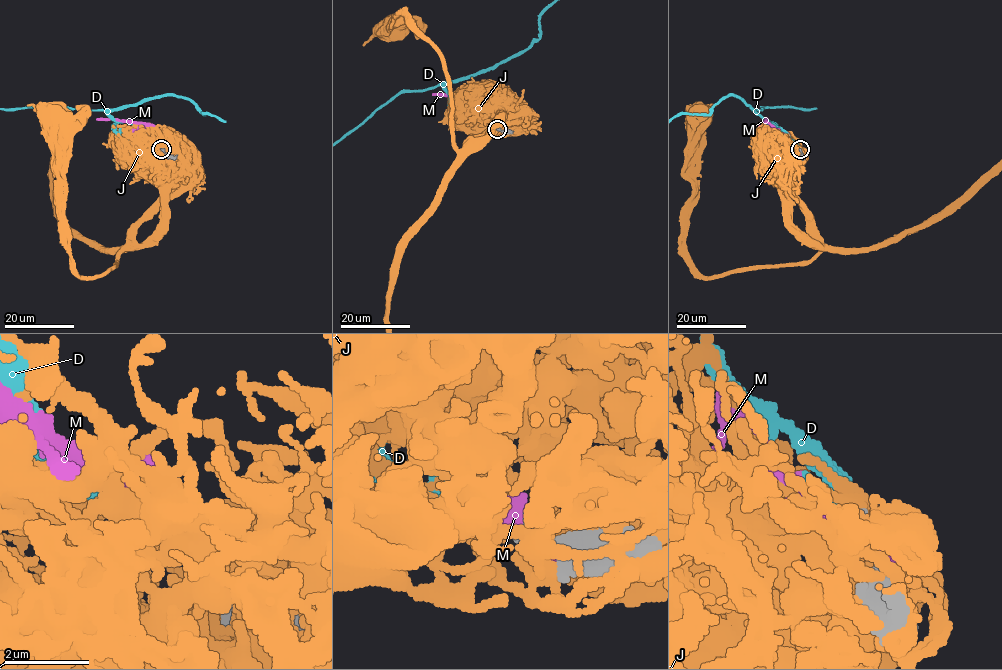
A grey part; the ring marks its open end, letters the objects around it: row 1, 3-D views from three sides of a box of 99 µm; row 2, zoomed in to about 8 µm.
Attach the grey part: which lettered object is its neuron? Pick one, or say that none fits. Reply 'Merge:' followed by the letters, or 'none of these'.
Merge: D

